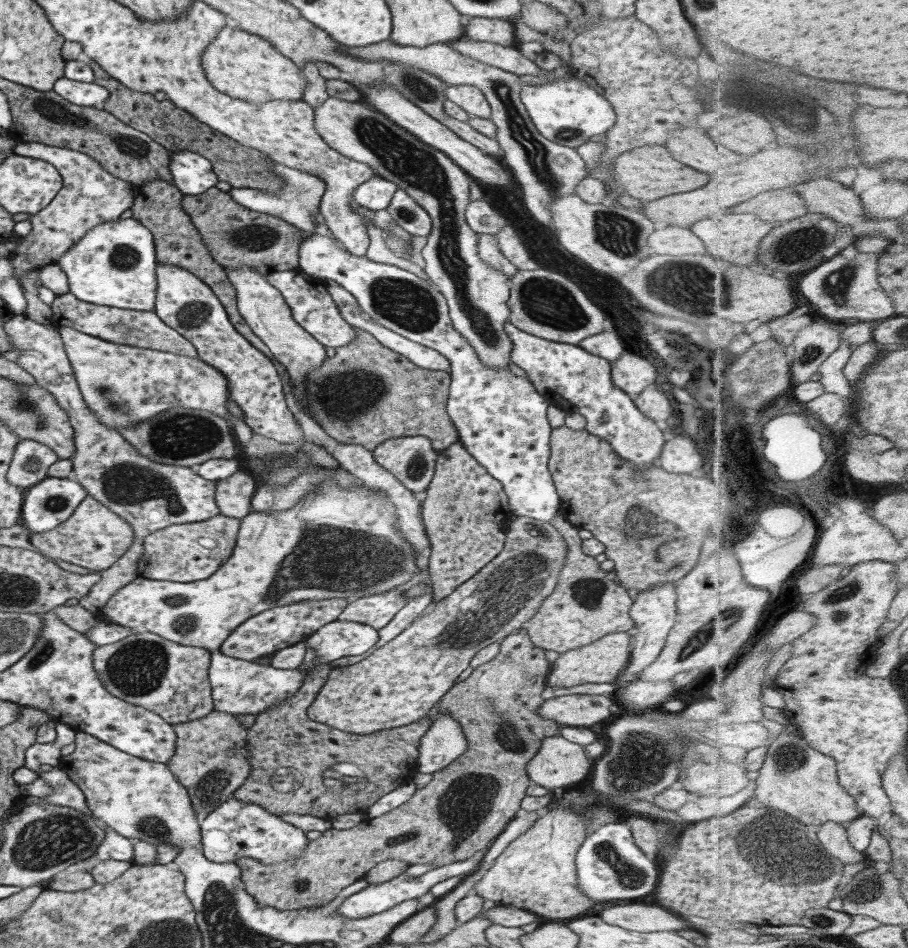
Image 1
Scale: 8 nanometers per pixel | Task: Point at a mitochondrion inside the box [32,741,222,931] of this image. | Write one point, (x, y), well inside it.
(150, 825)

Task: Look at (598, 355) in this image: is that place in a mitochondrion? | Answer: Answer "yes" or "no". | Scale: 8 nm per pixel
no

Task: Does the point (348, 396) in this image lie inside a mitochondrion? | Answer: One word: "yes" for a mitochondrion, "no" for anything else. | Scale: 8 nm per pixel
yes

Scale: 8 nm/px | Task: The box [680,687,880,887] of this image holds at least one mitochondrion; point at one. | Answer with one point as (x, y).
(789, 757)

